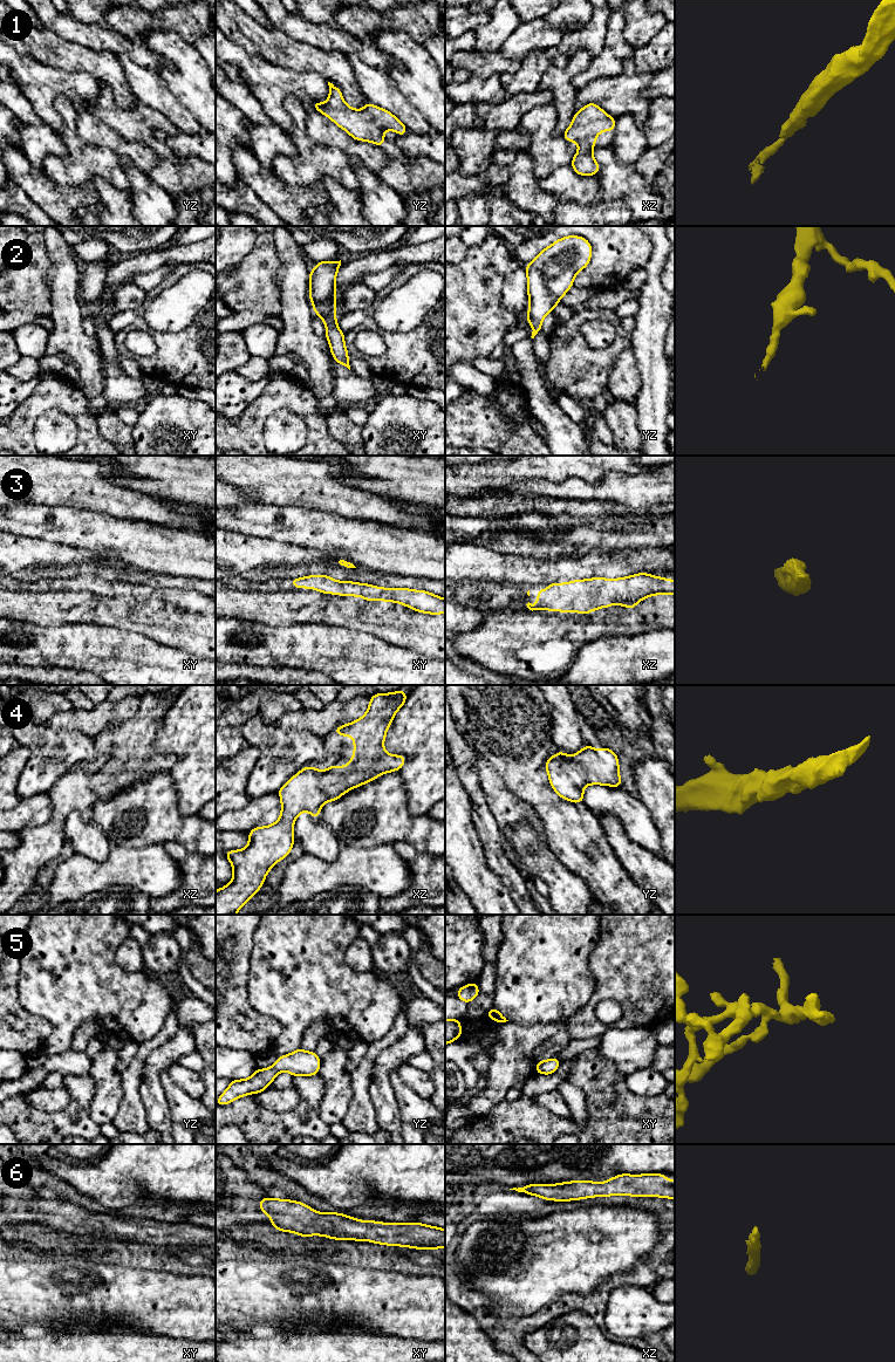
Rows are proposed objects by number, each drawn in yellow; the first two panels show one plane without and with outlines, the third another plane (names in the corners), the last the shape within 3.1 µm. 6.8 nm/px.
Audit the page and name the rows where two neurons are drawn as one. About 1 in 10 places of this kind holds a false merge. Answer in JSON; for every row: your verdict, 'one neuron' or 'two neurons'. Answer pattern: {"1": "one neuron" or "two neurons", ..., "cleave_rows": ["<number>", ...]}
{"1": "one neuron", "2": "one neuron", "3": "one neuron", "4": "one neuron", "5": "one neuron", "6": "one neuron", "cleave_rows": []}

